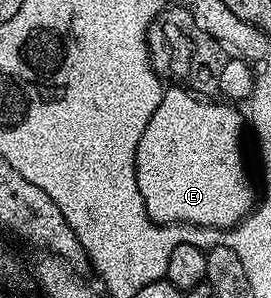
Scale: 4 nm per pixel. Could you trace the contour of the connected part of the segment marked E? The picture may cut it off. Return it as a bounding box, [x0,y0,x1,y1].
[135,88,255,229]

